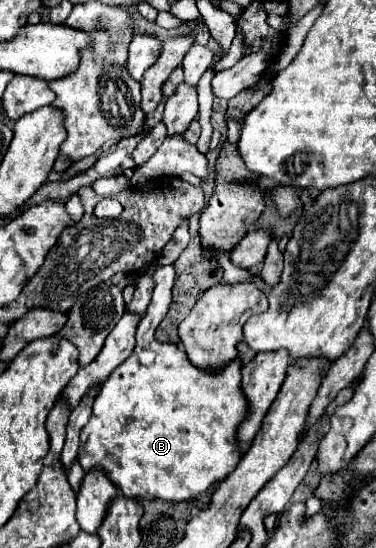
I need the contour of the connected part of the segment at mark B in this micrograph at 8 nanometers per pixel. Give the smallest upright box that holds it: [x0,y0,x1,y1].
[77,263,249,501]

